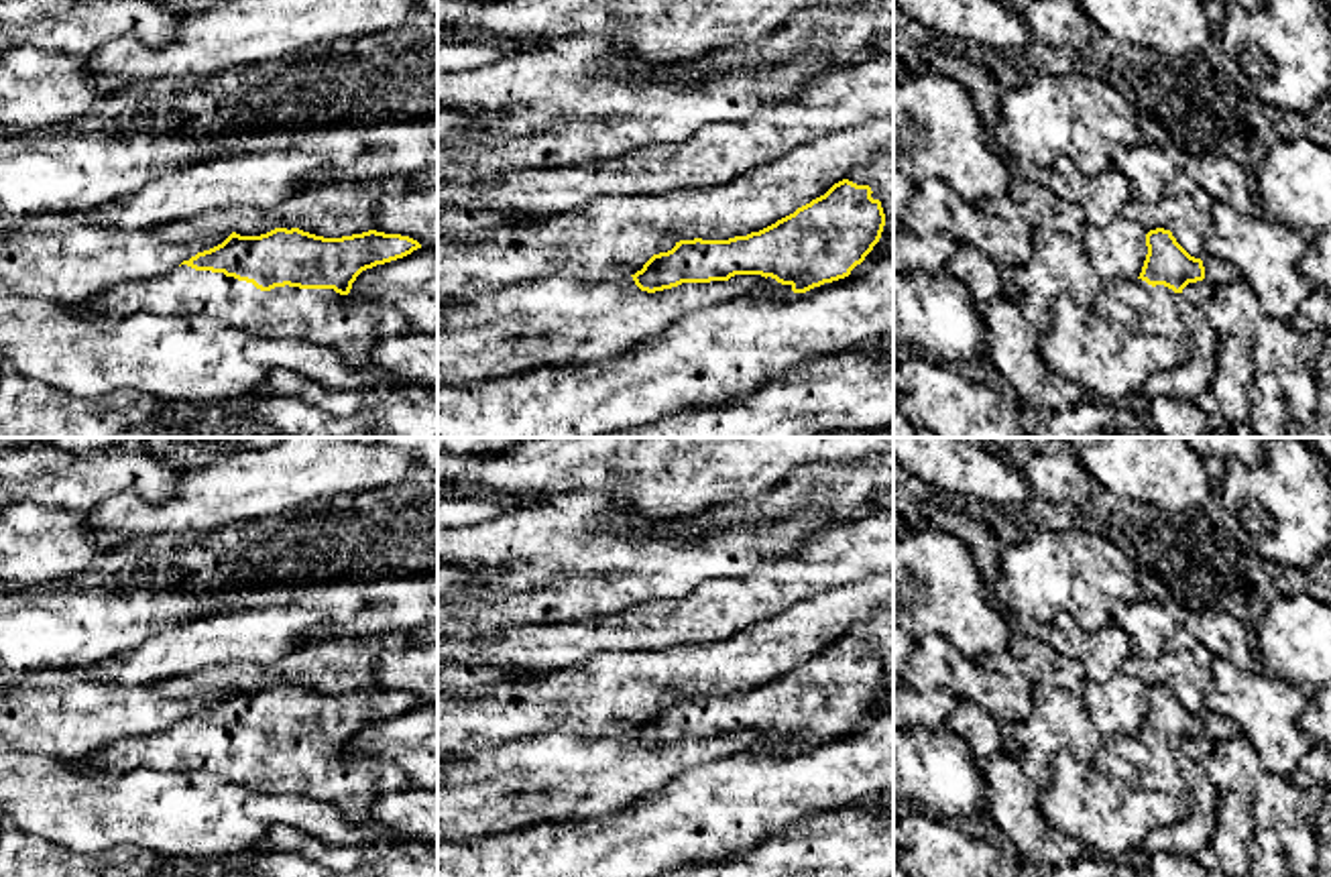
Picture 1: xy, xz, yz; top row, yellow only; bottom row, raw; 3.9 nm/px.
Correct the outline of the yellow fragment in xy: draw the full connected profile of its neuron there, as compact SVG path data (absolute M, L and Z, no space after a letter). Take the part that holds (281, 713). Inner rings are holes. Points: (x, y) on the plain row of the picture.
M275 684L261 692L232 688L222 700L197 708L167 730L118 739L75 763L102 771L138 767L204 771L254 792L297 794L332 802L352 824L364 824L379 796L407 790L411 781L389 759L350 753L352 739L362 726L403 714L417 704L421 700L409 692L377 686L342 694L324 694L299 684Z

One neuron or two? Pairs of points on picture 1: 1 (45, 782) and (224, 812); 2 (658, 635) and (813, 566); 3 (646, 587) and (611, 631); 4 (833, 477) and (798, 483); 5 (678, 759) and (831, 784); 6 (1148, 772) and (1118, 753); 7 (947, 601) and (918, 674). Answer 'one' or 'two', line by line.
1: one
2: one
3: two
4: one
5: two
6: one
7: two

